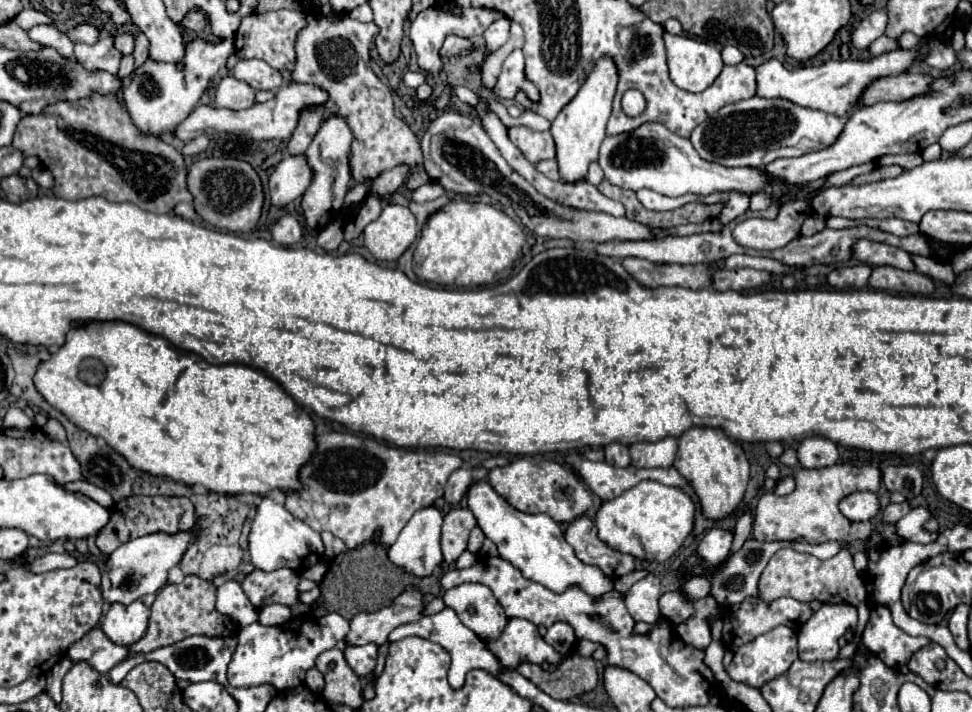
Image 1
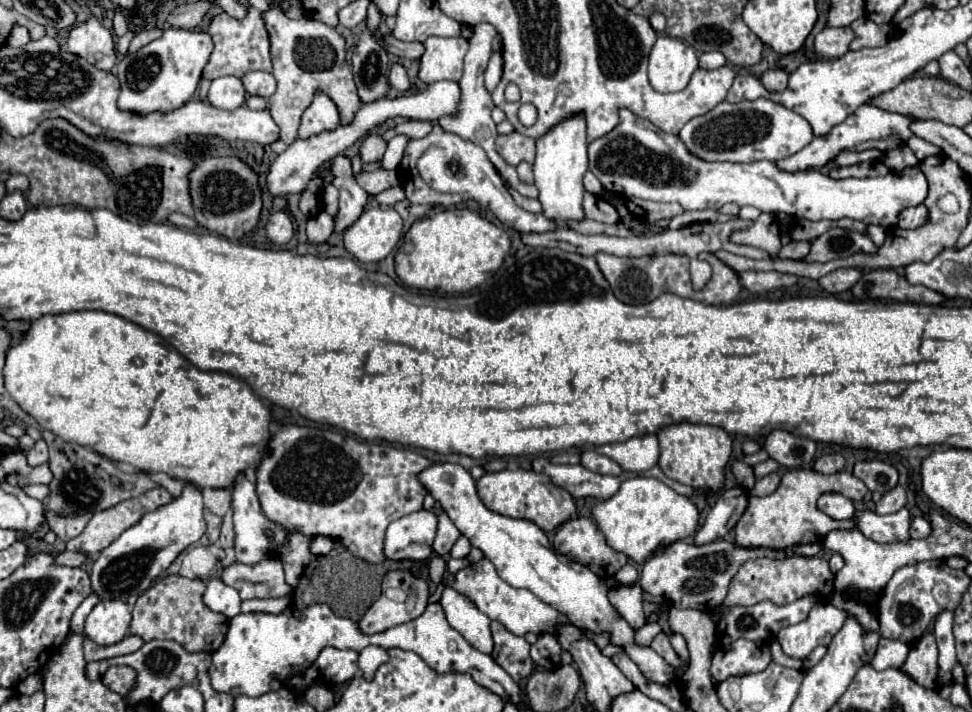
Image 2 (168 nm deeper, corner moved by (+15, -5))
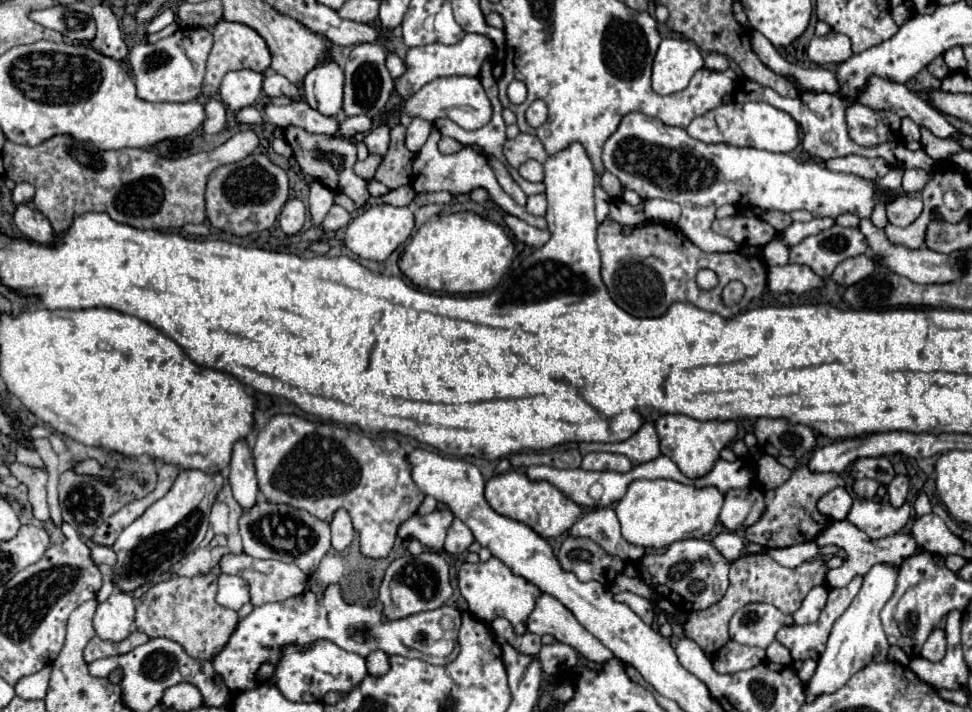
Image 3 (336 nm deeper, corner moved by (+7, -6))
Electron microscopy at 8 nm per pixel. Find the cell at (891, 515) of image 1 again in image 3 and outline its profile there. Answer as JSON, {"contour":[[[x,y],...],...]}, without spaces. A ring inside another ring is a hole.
{"contour":[[[895,476],[895,480],[887,486],[889,504],[893,508],[901,508],[901,504],[905,504],[905,500],[907,500],[907,492],[909,492],[909,478],[907,476]]]}

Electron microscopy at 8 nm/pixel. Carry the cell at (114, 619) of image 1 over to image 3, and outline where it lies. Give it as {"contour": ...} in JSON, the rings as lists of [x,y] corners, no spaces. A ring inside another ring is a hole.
{"contour":[[[115,592],[103,604],[97,606],[93,628],[101,640],[121,642],[133,632],[135,604],[131,594]]]}

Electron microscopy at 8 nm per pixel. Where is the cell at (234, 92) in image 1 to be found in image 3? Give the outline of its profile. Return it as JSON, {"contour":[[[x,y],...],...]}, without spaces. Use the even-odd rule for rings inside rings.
{"contour":[[[253,70],[229,72],[221,82],[219,96],[227,108],[237,112],[245,106],[255,104],[255,100],[261,96],[261,82],[263,74]]]}

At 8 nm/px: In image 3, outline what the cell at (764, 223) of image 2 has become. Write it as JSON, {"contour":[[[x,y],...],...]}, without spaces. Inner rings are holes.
{"contour":[[[775,234],[773,240],[763,248],[763,254],[765,254],[765,262],[769,266],[771,264],[785,266],[789,262],[789,248],[783,244],[783,240],[779,238],[779,234]]]}

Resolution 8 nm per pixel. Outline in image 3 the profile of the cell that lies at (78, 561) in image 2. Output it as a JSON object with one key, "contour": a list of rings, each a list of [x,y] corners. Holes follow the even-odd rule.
{"contour":[[[93,546],[93,548],[91,548],[91,560],[93,560],[95,564],[109,564],[109,566],[113,566],[115,560],[117,560],[117,556],[115,556],[115,552],[113,552],[111,548],[107,548],[107,546]]]}

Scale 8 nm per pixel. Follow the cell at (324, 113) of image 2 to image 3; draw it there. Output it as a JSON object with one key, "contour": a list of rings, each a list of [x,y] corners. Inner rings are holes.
{"contour":[[[335,62],[319,64],[305,76],[303,98],[323,116],[337,118],[343,112],[343,70]]]}

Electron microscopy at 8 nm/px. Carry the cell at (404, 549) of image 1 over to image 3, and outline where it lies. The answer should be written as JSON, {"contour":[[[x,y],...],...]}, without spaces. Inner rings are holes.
{"contour":[[[435,510],[425,516],[413,514],[409,520],[405,520],[399,526],[399,538],[401,540],[417,538],[425,548],[439,552],[443,548],[445,534],[451,520],[453,520],[451,510]]]}

